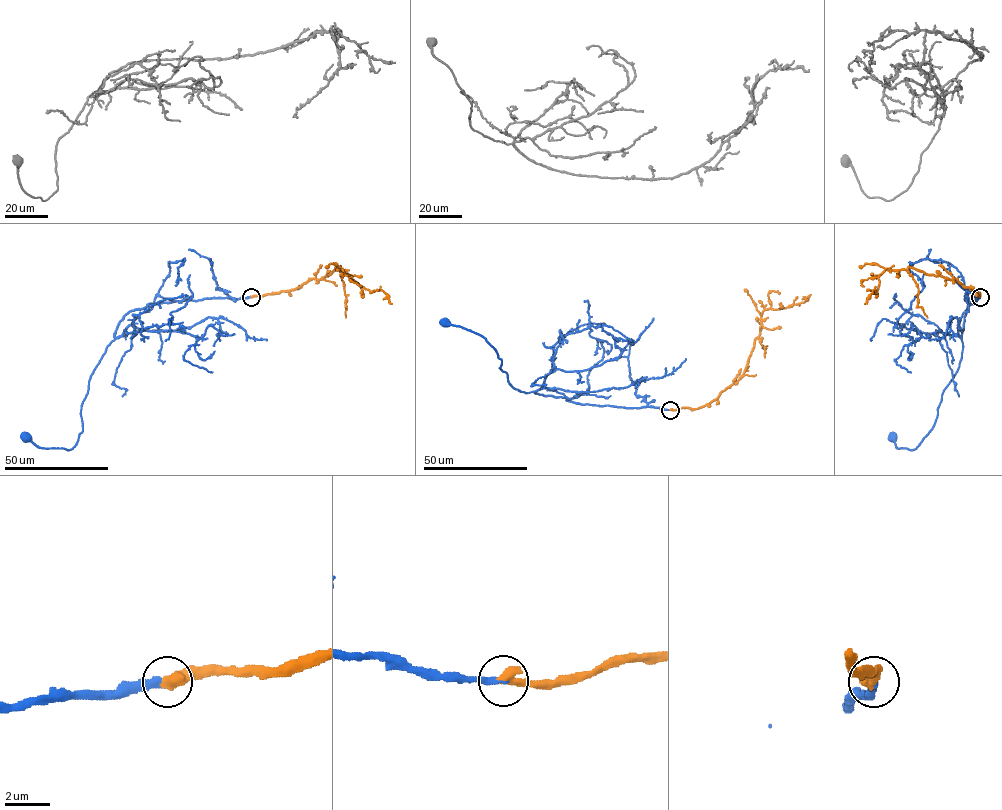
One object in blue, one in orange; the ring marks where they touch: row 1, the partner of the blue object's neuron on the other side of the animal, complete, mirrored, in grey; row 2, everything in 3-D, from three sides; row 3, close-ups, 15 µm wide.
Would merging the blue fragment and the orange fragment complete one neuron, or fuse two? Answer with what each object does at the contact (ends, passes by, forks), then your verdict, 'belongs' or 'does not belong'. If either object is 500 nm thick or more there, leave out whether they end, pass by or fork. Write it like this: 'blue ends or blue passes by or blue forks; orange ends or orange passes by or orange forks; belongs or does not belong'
belongs

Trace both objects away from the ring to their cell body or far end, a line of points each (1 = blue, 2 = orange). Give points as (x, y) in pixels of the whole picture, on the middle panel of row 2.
1: (670, 409), (582, 404), (565, 397), (515, 389), (499, 367), (501, 360), (486, 340), (462, 328), (443, 323)
2: (670, 409), (698, 408), (735, 384), (744, 372), (758, 336), (761, 313), (766, 309), (803, 302), (811, 294)

